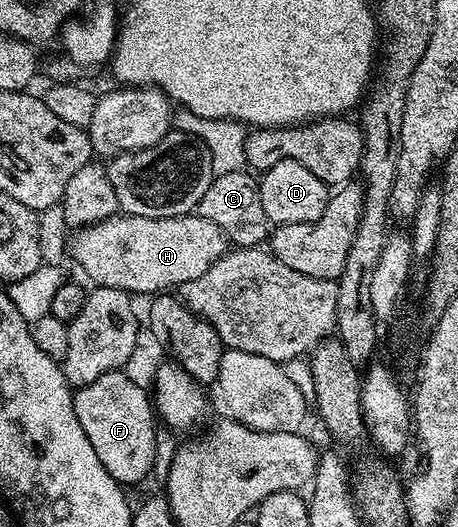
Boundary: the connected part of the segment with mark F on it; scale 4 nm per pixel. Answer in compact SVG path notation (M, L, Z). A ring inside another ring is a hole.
M123 370L111 371L98 381L90 381L90 385L75 388L72 400L74 401L74 413L78 413L78 421L82 429L86 429L86 437L90 437L90 445L94 445L94 453L98 453L98 461L114 477L117 483L140 483L152 471L156 463L156 427L158 428L158 416L154 410L153 400L149 392L144 391L131 379L124 375Z

